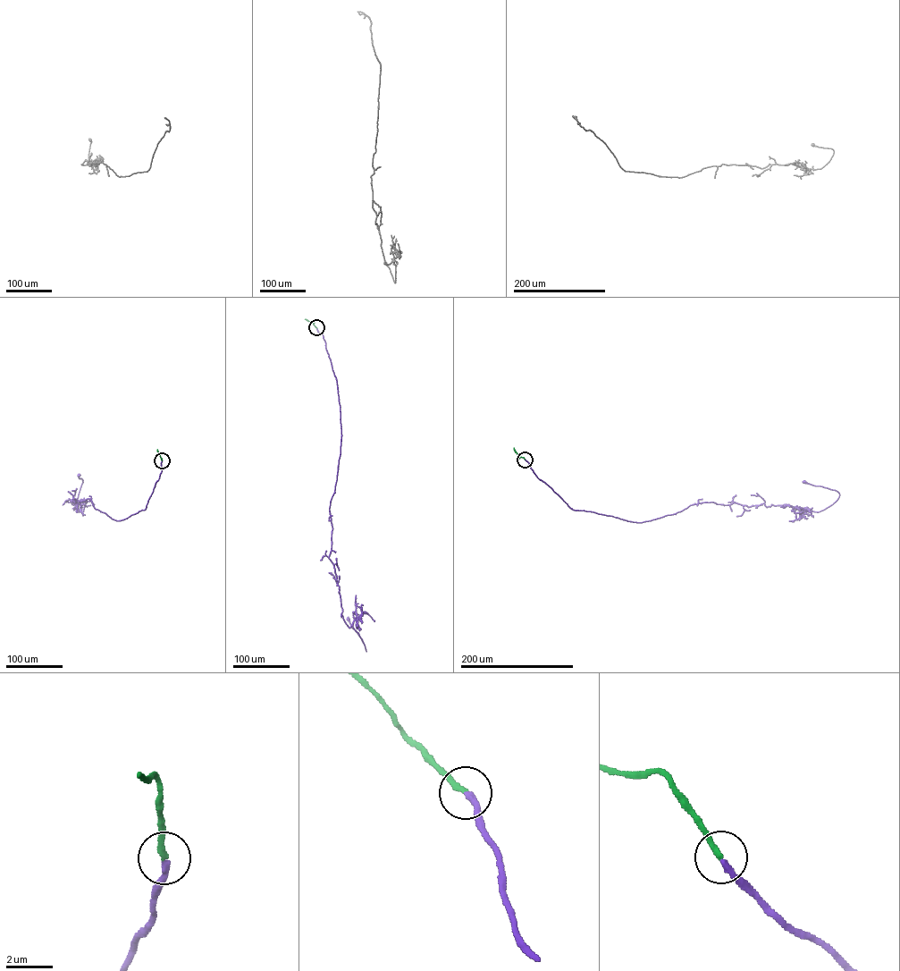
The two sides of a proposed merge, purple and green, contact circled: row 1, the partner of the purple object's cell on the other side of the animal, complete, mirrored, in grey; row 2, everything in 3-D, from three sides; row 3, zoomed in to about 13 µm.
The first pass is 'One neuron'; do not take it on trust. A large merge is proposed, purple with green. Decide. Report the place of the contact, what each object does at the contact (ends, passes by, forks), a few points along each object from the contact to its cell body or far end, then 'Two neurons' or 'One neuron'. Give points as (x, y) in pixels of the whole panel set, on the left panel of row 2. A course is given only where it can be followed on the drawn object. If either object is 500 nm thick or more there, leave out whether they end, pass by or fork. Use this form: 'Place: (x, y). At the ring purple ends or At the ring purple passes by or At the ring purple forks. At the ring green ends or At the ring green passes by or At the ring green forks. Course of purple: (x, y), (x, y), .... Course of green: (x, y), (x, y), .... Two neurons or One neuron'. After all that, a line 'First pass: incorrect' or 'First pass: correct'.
Place: (162, 460). At the ring purple ends. At the ring green ends. Course of purple: (162, 460), (145, 510), (119, 520), (95, 509), (90, 499), (65, 501), (75, 502), (83, 482), (79, 475). Course of green: (162, 460), (157, 449). One neuron
First pass: correct

